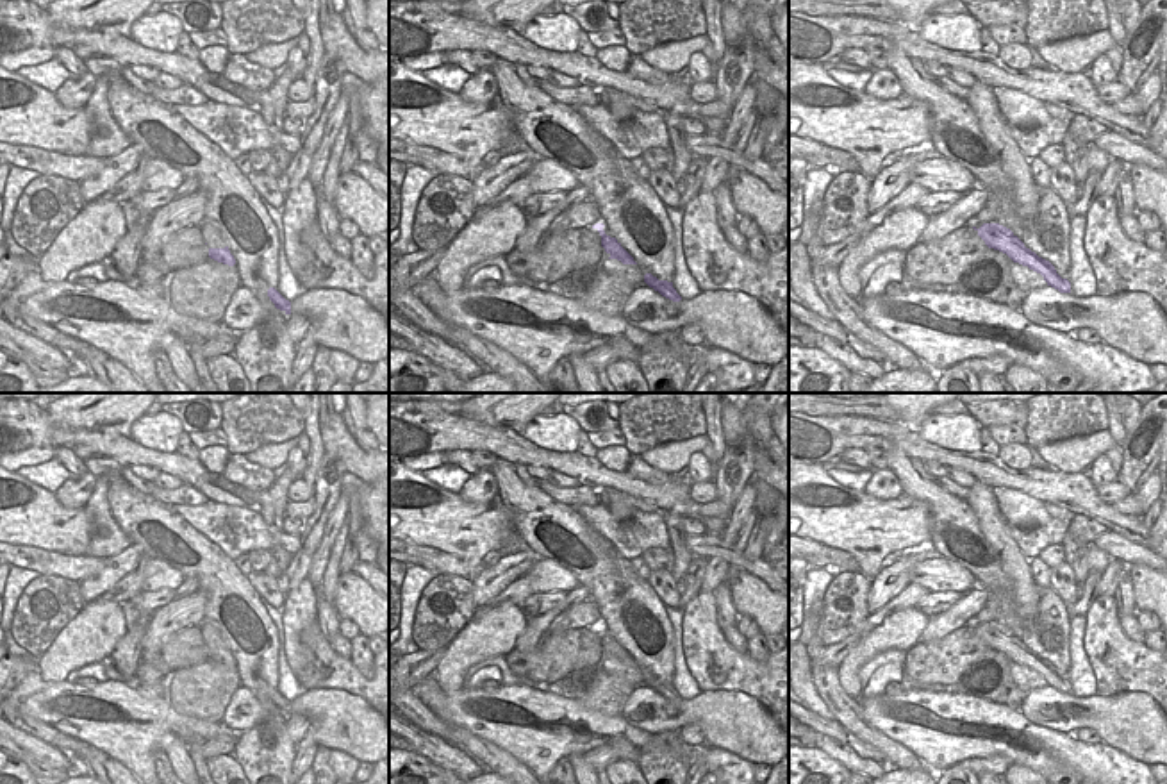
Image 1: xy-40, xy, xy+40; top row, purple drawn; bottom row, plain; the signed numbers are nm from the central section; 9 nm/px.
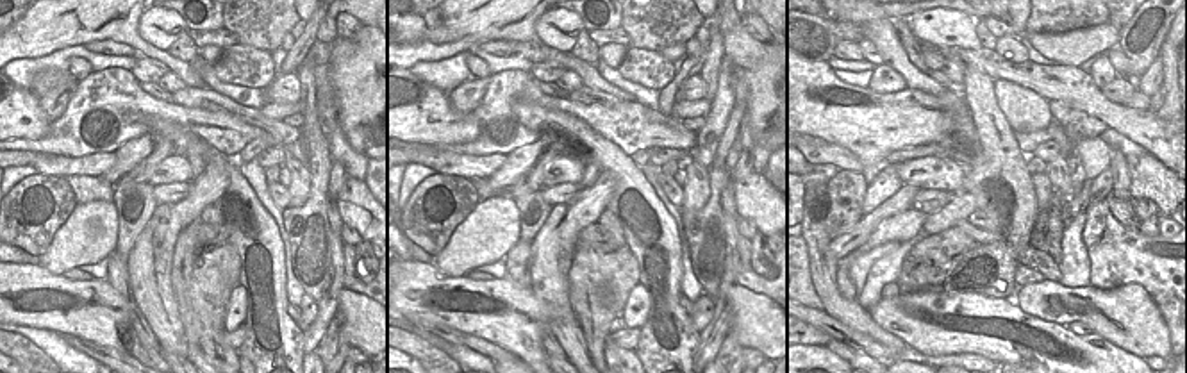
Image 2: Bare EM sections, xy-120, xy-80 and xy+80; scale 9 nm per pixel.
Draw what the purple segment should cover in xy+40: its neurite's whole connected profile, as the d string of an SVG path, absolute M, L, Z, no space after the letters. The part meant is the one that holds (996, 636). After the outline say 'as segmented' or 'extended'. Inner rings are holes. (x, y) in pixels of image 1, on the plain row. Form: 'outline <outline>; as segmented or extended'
outline M983 623L980 629L972 629L989 648L999 650L1006 654L1014 663L1040 673L1047 686L1058 689L1060 693L1071 693L1071 682L1062 679L1049 661L1026 648L1024 643L1010 629L999 623Z; as segmented

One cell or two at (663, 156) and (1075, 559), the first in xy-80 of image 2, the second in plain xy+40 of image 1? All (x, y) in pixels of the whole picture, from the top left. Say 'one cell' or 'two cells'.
two cells

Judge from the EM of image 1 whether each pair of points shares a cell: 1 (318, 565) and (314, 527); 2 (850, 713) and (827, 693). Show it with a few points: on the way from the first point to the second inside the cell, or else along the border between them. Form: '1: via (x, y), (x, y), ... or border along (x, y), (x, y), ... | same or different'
1: border along (332, 509), (306, 577) | different
2: via (844, 709), (832, 697) | same

